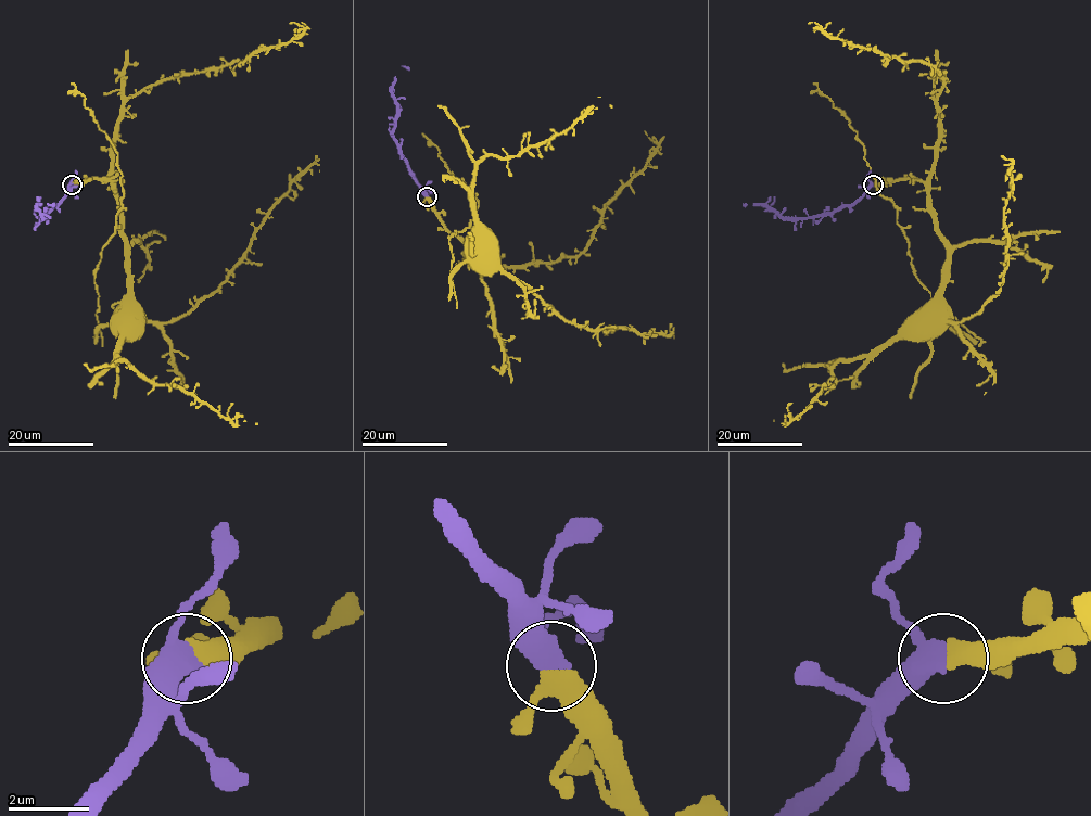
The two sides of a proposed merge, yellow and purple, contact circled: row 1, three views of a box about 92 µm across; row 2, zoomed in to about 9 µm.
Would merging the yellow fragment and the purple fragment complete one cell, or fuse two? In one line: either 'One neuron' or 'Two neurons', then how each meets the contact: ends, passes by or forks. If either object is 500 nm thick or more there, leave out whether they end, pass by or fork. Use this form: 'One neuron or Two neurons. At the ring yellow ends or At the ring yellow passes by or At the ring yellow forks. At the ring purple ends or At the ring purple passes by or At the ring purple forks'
One neuron. At the ring yellow passes by. At the ring purple passes by

